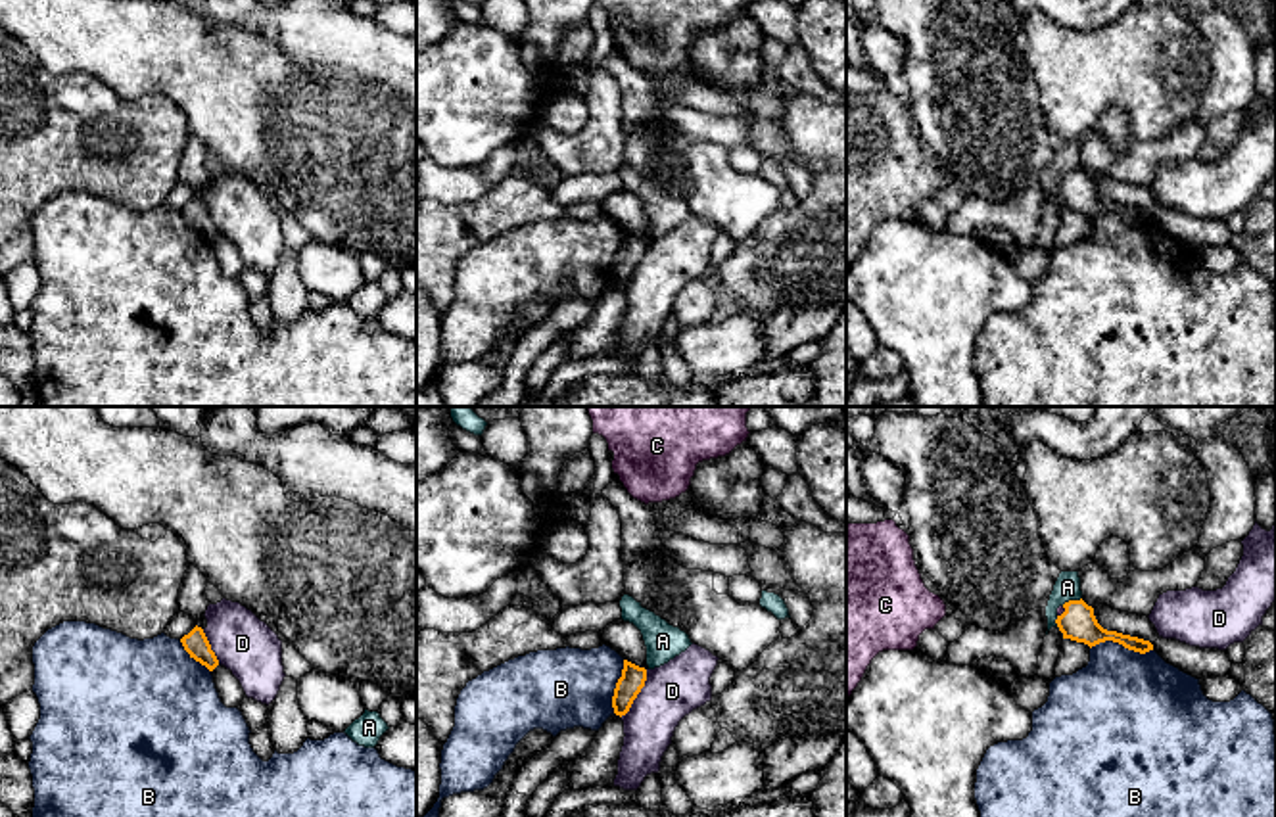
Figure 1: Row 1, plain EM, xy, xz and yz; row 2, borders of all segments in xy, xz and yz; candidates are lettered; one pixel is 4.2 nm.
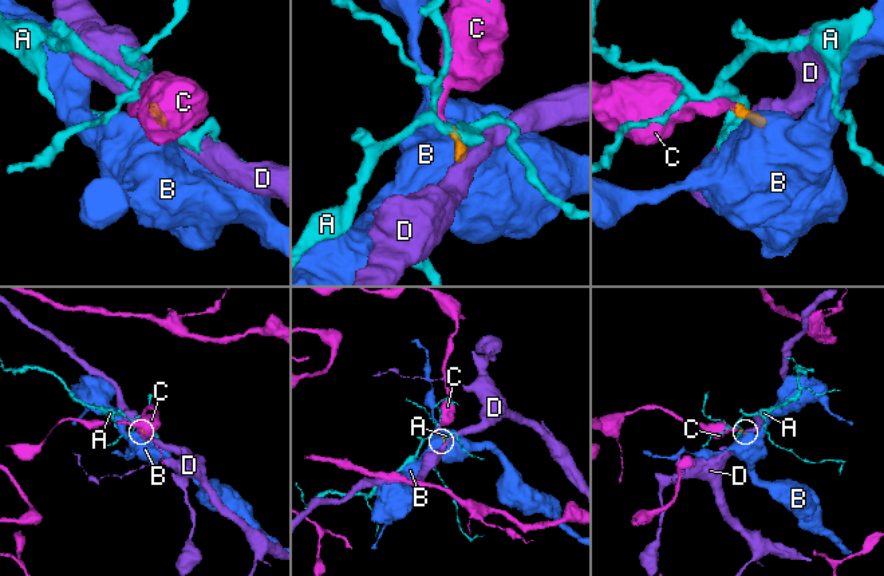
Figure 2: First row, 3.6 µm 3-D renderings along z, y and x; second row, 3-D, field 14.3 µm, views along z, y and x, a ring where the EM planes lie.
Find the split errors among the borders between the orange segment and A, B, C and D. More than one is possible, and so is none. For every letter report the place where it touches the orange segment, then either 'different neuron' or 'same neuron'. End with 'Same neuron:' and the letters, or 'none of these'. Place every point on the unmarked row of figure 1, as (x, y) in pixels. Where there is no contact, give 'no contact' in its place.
A: meets orange in yz at (1071, 171); different neuron
B: meets orange in yz at (1121, 213); different neuron
C: meets orange in yz at (1063, 183); same neuron
D: meets orange in xz at (638, 263); different neuron
Same neuron: C

